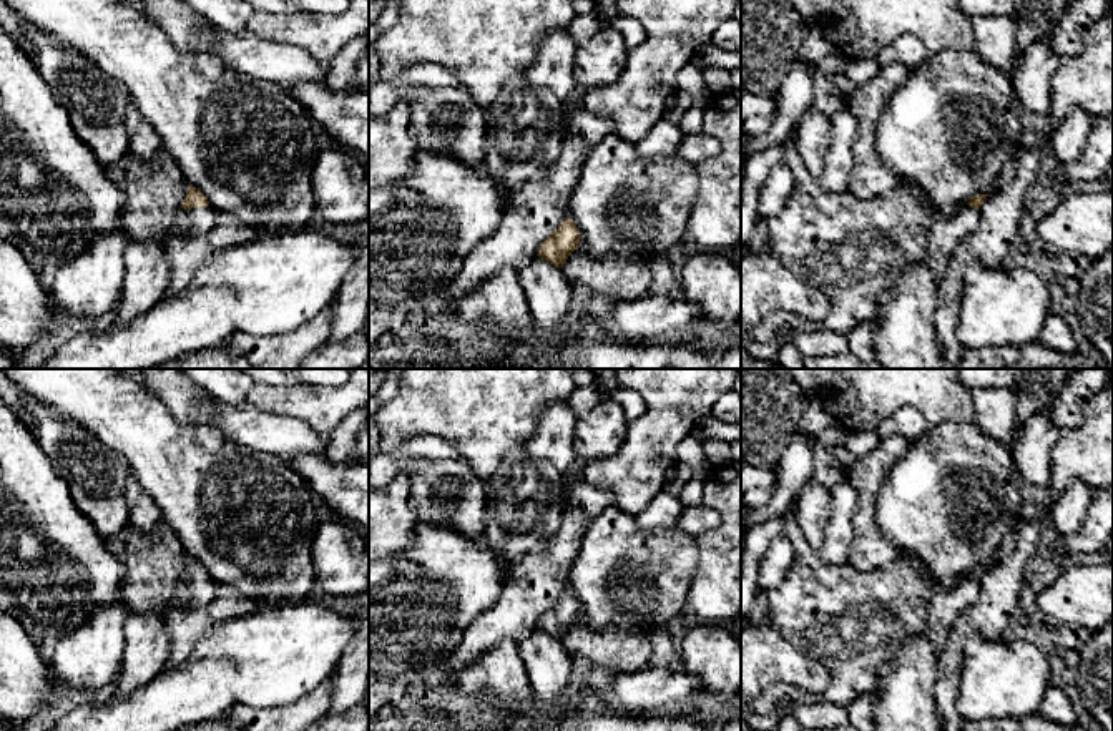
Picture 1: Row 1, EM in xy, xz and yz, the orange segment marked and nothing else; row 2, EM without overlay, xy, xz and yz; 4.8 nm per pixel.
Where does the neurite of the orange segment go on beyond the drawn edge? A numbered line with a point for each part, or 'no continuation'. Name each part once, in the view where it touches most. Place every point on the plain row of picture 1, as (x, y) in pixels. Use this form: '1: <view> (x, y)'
1: xy (193, 593)

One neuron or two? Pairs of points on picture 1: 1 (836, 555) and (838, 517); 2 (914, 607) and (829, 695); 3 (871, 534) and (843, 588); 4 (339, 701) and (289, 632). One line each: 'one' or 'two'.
1: one
2: one
3: two
4: two

